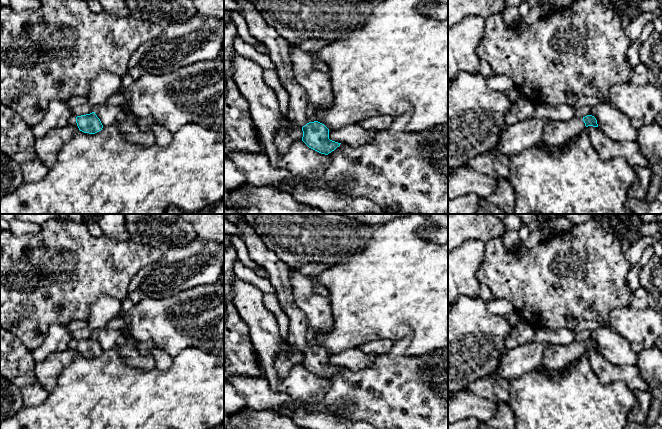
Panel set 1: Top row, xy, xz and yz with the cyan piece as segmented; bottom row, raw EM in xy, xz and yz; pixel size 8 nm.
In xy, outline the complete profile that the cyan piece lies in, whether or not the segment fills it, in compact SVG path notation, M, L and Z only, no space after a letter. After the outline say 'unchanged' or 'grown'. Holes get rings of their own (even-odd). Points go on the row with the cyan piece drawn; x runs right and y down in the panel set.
M95 112L90 114L72 117L70 125L77 126L80 131L95 134L102 130L103 125Z | grown

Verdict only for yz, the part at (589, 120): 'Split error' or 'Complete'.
Split error

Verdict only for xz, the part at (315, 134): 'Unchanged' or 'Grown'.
Grown

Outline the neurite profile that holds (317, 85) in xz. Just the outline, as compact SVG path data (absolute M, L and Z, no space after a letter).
M290 45L289 54L295 79L307 93L311 106L319 108L330 105L333 101L330 75L315 69L311 53L300 46Z

